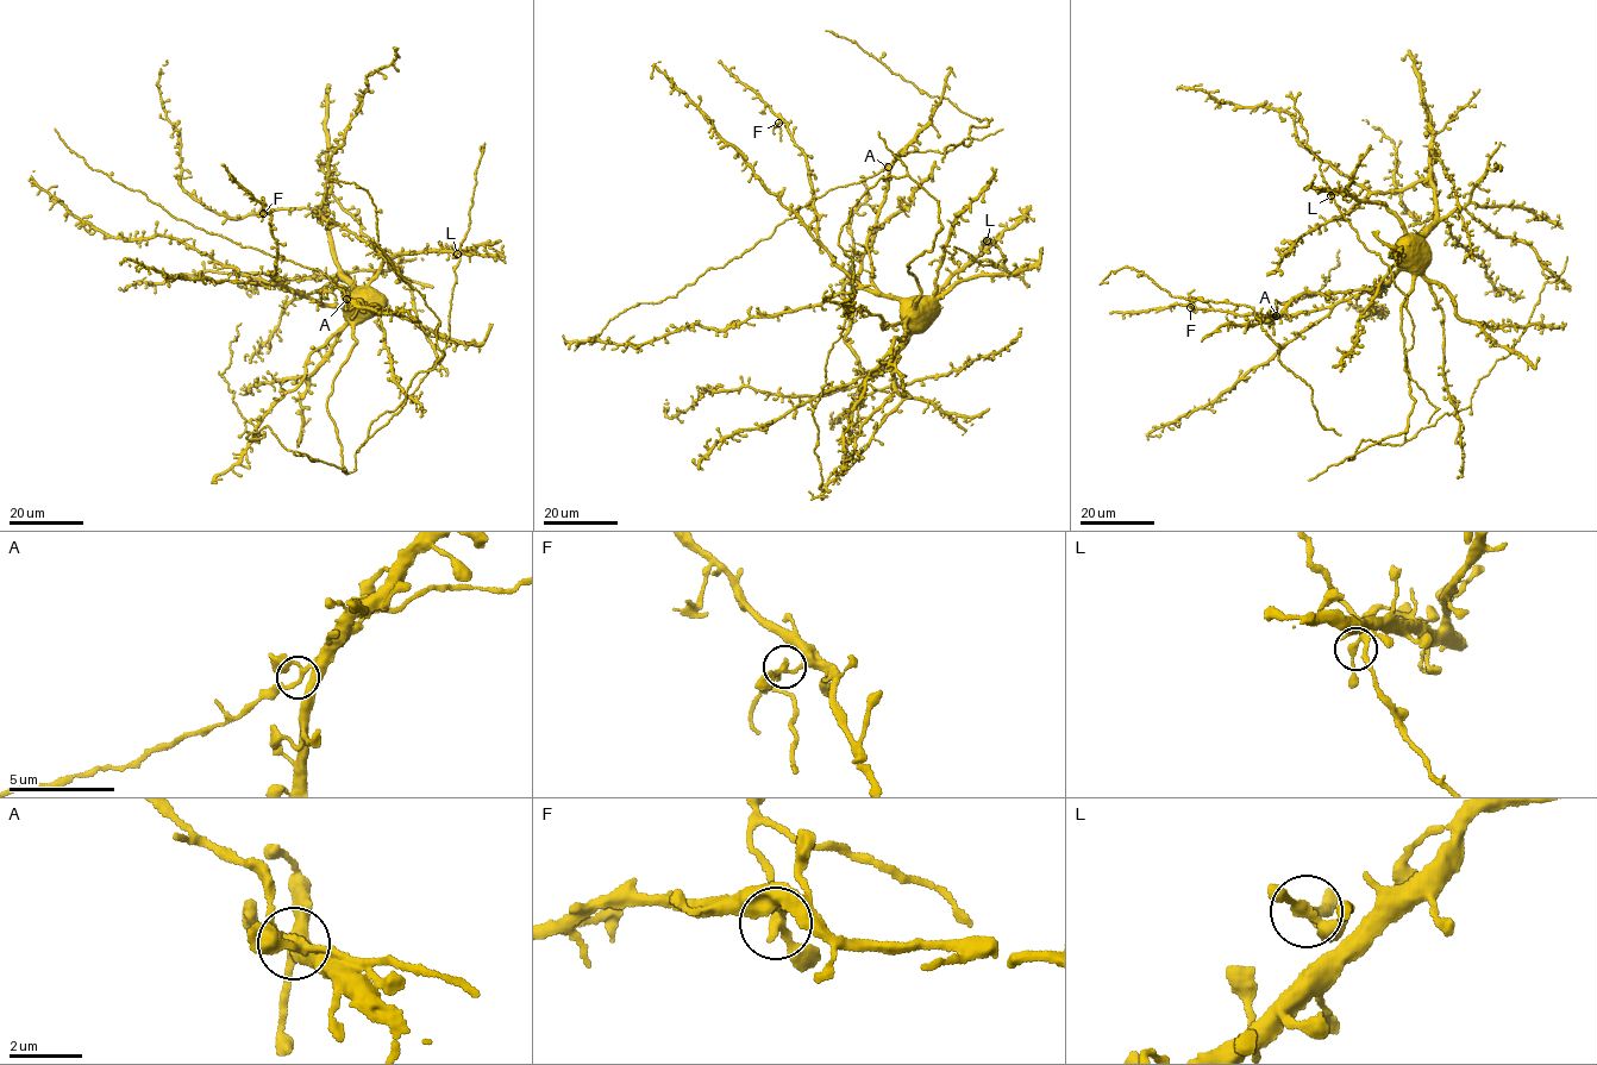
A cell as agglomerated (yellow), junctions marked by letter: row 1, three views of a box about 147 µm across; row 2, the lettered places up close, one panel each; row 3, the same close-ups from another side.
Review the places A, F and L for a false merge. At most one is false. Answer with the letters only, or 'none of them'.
F

